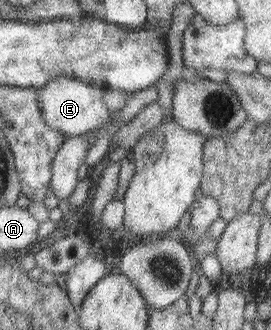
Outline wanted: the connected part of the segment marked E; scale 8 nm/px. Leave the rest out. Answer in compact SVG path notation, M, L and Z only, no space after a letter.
M78 77L56 78L38 91L40 91L40 107L45 116L46 125L66 133L68 137L94 133L114 116L112 110L108 110L108 106L104 104L106 88L90 85Z

